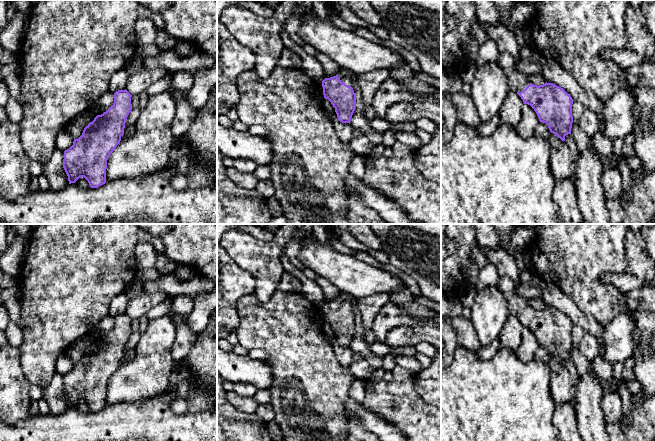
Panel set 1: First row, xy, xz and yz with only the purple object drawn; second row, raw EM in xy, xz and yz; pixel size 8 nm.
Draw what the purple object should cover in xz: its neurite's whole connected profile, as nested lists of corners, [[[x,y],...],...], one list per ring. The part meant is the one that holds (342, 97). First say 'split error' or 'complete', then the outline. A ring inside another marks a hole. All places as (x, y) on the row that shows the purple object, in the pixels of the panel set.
split error | [[[340,69],[336,76],[325,78],[322,81],[323,95],[328,99],[342,123],[349,123],[356,107],[356,93],[353,83],[356,76],[347,69]]]

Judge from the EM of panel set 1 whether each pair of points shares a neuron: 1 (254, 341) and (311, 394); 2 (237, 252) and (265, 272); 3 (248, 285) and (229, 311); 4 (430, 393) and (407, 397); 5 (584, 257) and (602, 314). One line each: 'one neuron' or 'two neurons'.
1: one neuron
2: one neuron
3: one neuron
4: two neurons
5: one neuron

